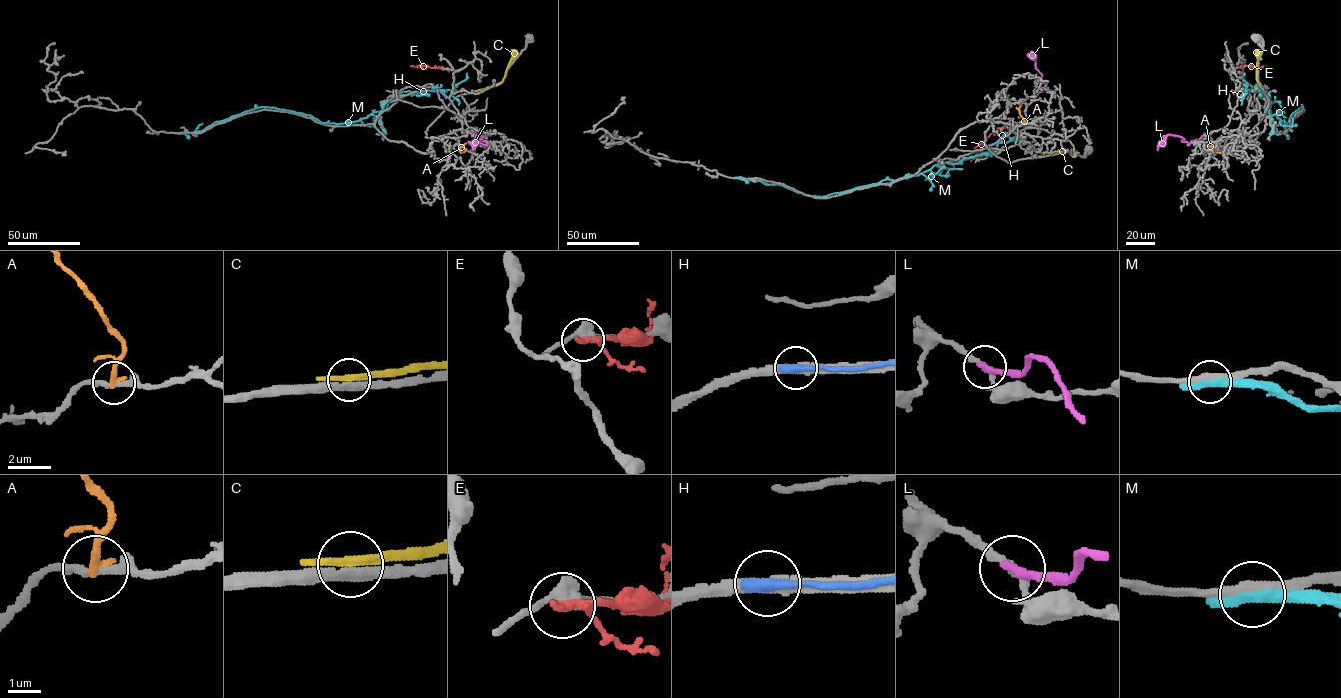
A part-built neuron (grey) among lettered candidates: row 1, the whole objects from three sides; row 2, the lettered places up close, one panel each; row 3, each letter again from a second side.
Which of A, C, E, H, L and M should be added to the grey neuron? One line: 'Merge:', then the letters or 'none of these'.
Merge: none of these

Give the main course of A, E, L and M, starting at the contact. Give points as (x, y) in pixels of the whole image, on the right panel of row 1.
A: (1230, 149), (1217, 152), (1205, 142)
E: (1229, 69), (1262, 66)
L: (1209, 134), (1188, 145), (1182, 137), (1168, 135), (1157, 150)
M: (1284, 133), (1302, 107), (1286, 124), (1270, 116), (1269, 95), (1244, 90), (1244, 73)

